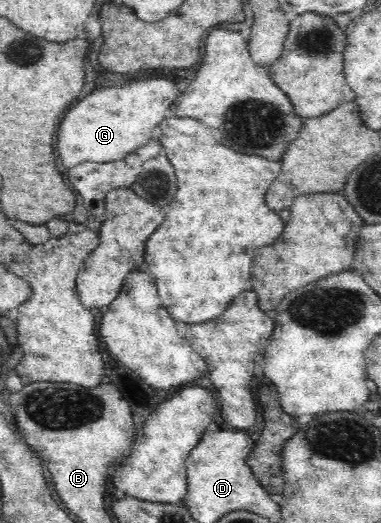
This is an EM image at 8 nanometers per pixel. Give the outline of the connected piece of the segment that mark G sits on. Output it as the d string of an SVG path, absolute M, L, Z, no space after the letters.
M153 78L121 88L101 88L85 96L63 118L57 132L57 154L63 166L83 162L113 162L145 146L156 134L154 128L165 120L165 112L179 96L175 82Z

